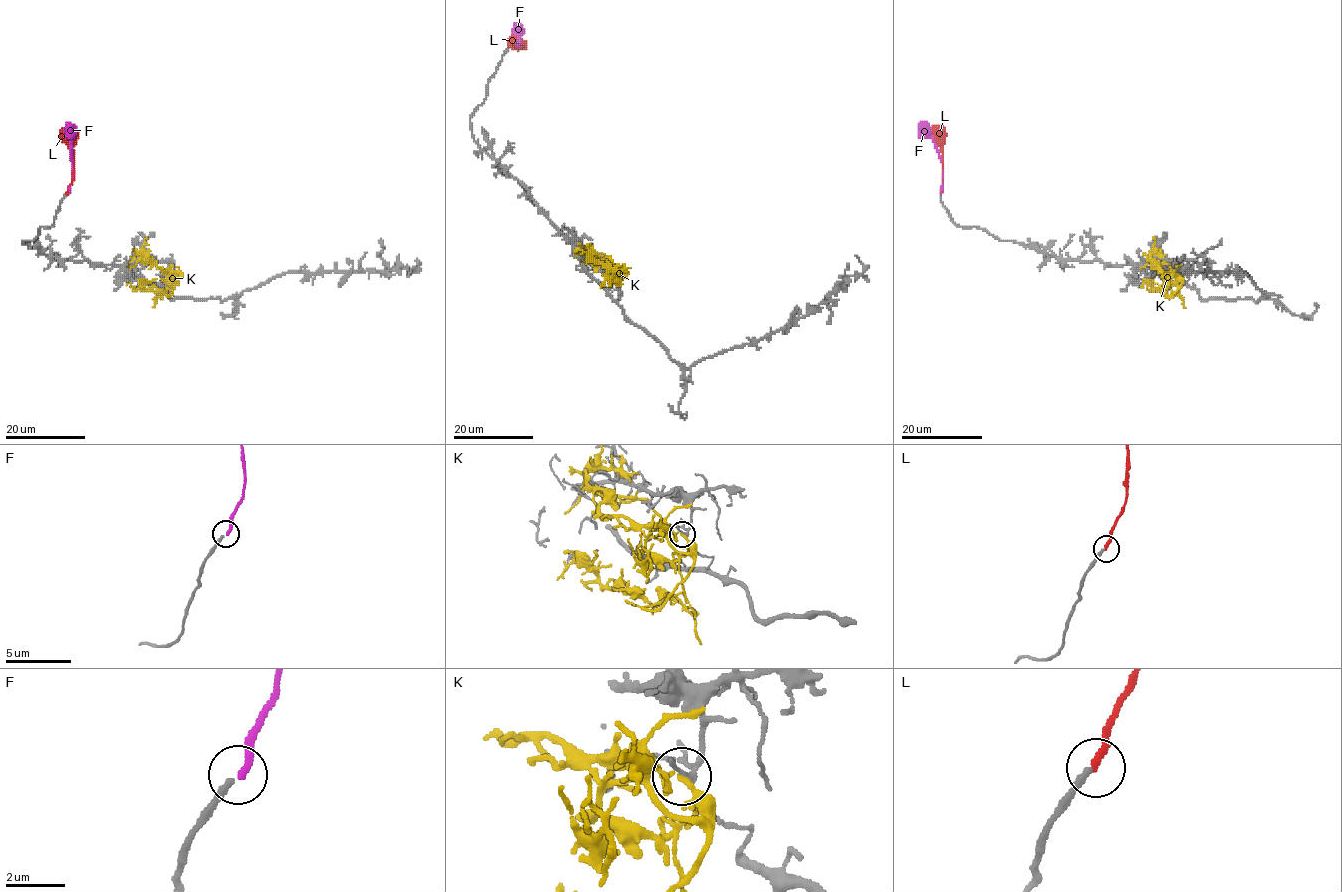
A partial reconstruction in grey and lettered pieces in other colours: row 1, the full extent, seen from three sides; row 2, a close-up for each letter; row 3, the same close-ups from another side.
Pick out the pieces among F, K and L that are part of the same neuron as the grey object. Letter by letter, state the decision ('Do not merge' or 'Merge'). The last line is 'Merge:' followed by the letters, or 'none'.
F: Merge
K: Do not merge
L: Do not merge
Merge: F

